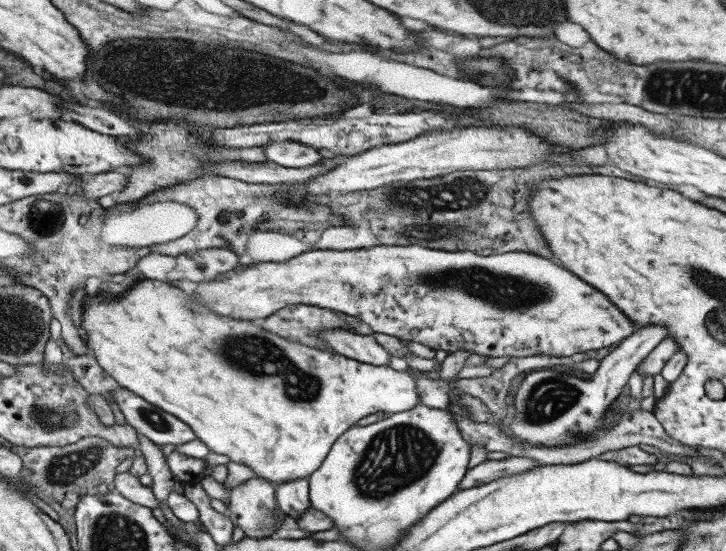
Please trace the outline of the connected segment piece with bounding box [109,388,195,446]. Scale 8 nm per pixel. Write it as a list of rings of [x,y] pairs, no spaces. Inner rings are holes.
[[[123,388],[115,390],[111,392],[109,398],[123,412],[125,422],[133,426],[137,434],[143,434],[147,440],[151,440],[157,446],[161,444],[179,446],[183,442],[195,440],[193,430],[185,422],[177,420],[165,410],[159,410],[157,406],[149,404],[141,396],[135,396],[129,390],[123,390]]]

